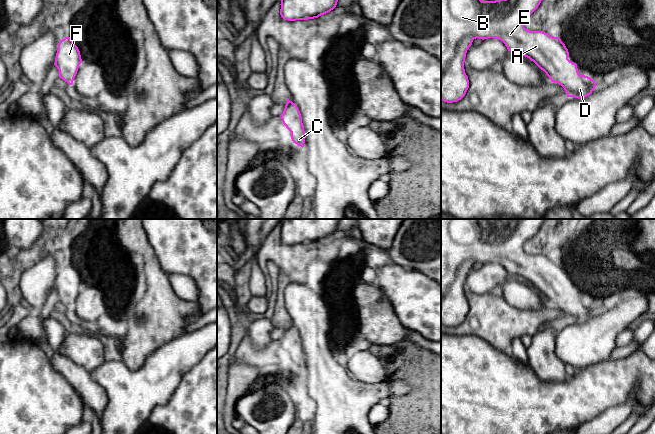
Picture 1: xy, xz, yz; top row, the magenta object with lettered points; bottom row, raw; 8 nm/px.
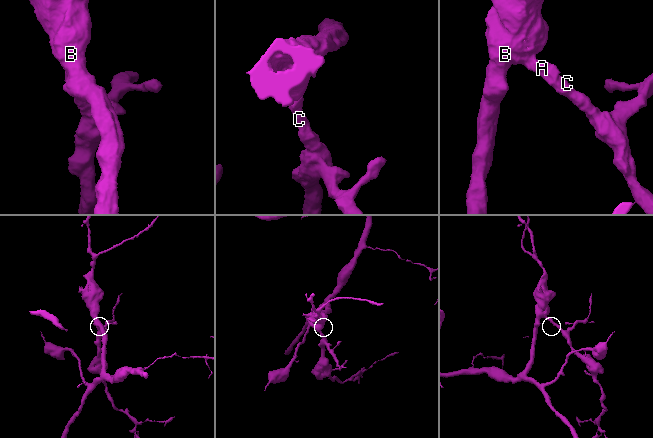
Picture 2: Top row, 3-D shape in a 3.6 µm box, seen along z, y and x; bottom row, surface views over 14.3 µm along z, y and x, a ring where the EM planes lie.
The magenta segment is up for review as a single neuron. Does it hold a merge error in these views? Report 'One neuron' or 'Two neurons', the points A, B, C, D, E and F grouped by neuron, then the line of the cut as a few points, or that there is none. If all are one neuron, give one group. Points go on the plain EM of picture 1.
One neuron. Groups: A B C D E F. No split

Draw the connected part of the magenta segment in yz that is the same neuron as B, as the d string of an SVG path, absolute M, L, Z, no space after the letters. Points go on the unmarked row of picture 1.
M441 219L441 324L447 327L461 324L468 312L469 304L465 297L464 286L467 274L474 263L495 262L501 264L508 275L517 276L533 285L549 301L551 306L561 309L567 321L585 322L596 311L596 306L580 299L577 288L568 283L569 276L559 261L550 260L543 255L530 255L525 252L524 244L540 229L545 219L506 219L505 223L482 225L478 219Z

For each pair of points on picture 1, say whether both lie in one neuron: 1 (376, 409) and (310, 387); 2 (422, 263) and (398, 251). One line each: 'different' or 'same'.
1: different
2: same

